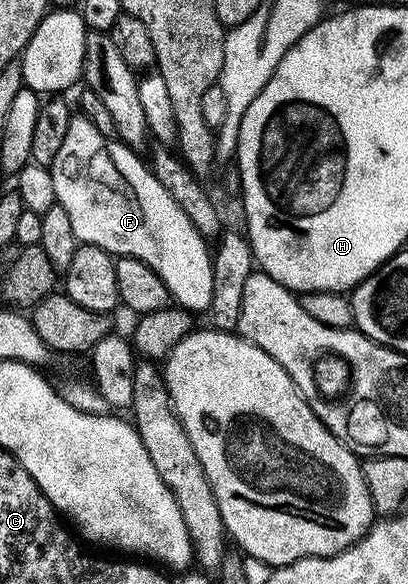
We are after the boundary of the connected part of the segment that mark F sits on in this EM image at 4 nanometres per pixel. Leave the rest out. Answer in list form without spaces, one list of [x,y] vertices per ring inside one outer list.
[[[71,116],[64,143],[50,166],[55,200],[59,208],[69,215],[74,237],[83,244],[100,246],[111,256],[140,259],[160,275],[171,298],[183,309],[193,313],[209,310],[214,295],[214,265],[207,238],[195,229],[183,207],[156,179],[147,162],[144,163],[134,154],[137,152],[131,151],[129,146],[122,143],[111,149],[103,147],[104,141],[98,131],[99,126],[88,117]]]

